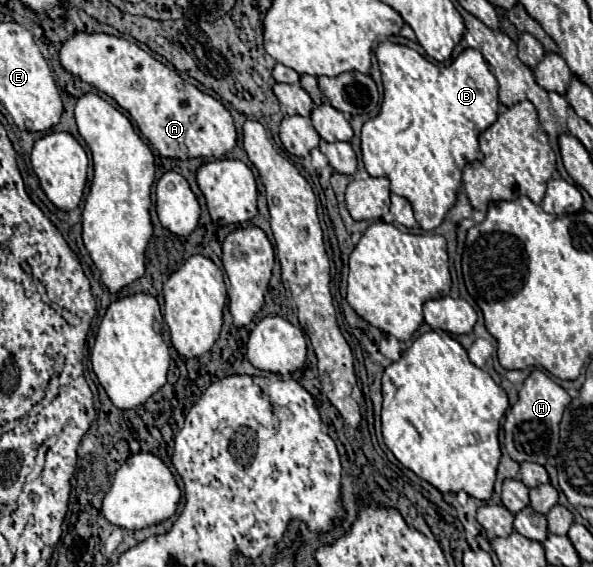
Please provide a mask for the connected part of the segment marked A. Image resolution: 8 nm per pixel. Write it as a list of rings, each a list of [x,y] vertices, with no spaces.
[[[77,33],[61,47],[59,57],[69,73],[95,85],[129,111],[141,135],[161,157],[221,159],[235,149],[237,131],[225,105],[191,83],[183,83],[175,69],[159,63],[139,45],[103,33]]]

